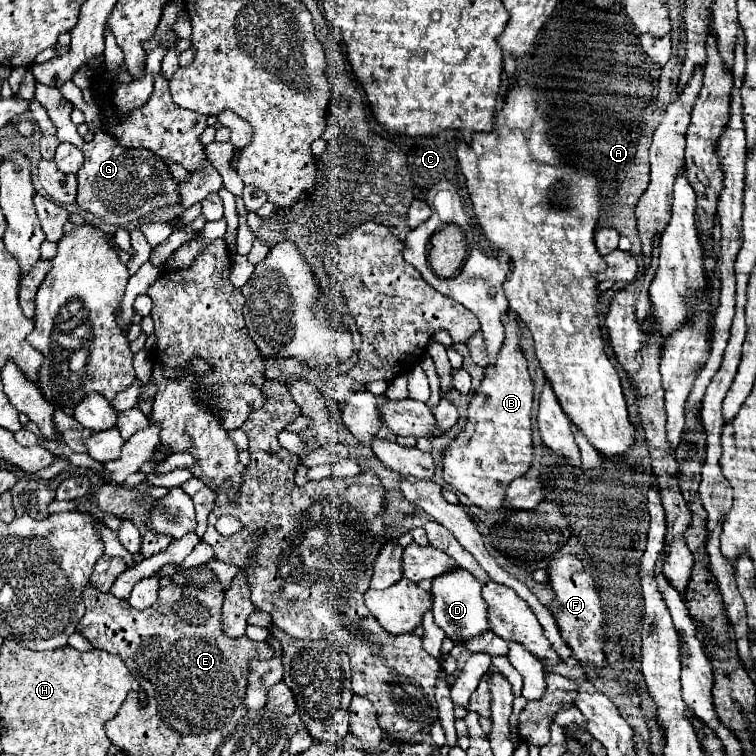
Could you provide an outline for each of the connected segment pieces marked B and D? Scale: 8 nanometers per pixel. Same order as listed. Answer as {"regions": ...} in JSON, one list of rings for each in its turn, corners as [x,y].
{"regions":[[[[506,315],[504,317],[504,325],[506,325],[506,339],[504,345],[498,353],[498,359],[492,367],[486,367],[484,371],[484,379],[478,387],[478,393],[472,397],[470,401],[470,409],[468,409],[468,419],[464,429],[458,433],[458,437],[450,439],[450,443],[446,445],[446,449],[442,451],[442,471],[443,478],[447,484],[464,495],[468,495],[468,499],[478,505],[484,507],[486,511],[500,511],[504,509],[504,487],[516,479],[522,477],[530,463],[532,463],[532,435],[530,435],[530,415],[532,415],[532,381],[528,375],[528,365],[526,359],[518,347],[520,341],[520,331],[516,325],[514,315]]],[[[454,567],[450,573],[432,579],[432,601],[434,621],[446,631],[446,637],[454,641],[468,641],[490,629],[486,619],[486,603],[480,595],[480,583],[462,567]]]]}

